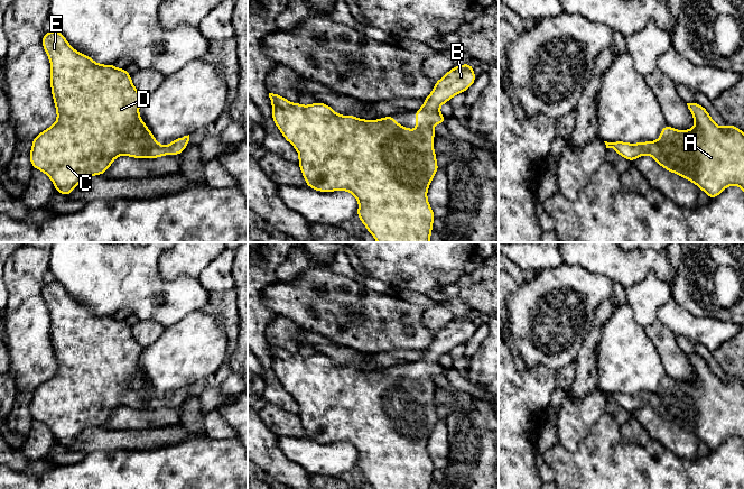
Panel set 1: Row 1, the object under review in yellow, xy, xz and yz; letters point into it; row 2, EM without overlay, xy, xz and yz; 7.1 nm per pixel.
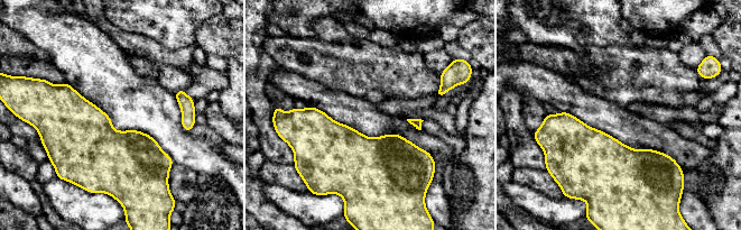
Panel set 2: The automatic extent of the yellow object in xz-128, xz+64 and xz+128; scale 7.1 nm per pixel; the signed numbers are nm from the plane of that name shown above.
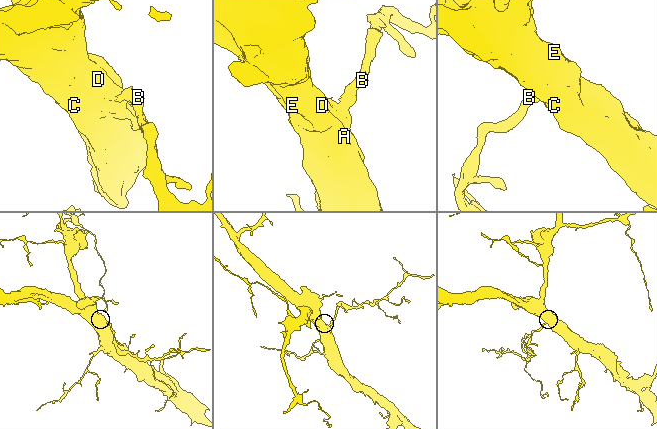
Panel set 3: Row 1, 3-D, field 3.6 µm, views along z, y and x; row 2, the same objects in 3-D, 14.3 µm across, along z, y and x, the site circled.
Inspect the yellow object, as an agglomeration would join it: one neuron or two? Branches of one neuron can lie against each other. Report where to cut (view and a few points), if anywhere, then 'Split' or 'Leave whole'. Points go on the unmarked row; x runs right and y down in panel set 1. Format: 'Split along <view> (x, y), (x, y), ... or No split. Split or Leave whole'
No split. Leave whole

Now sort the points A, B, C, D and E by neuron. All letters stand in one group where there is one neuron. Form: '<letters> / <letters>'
A B C D E

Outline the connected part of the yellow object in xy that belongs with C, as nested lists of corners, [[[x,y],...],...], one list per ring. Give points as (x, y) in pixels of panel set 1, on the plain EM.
[[[57,280],[44,285],[43,298],[50,312],[50,339],[57,372],[32,390],[29,410],[34,419],[44,423],[52,431],[56,443],[67,448],[83,431],[103,426],[118,407],[157,409],[180,406],[188,397],[189,386],[171,393],[168,397],[161,397],[155,390],[139,367],[142,347],[133,338],[131,326],[125,320],[117,320],[113,315],[97,315],[90,307],[80,305]]]

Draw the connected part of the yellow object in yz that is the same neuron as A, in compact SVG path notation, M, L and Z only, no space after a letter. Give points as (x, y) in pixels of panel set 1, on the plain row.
M687 354L687 357L695 371L691 381L676 381L666 376L657 393L638 395L604 393L606 399L613 399L619 407L631 413L641 406L650 406L664 421L695 434L710 450L717 449L729 436L738 437L744 442L744 385L742 381L728 375L720 379L704 358L697 354Z

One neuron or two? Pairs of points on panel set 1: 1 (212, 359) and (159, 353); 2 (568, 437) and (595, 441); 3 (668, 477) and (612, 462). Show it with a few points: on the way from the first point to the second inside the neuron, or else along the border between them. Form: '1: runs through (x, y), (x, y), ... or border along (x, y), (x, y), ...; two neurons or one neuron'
1: runs through (198, 354), (173, 354); one neuron
2: border along (600, 418), (575, 450), (567, 451), (558, 443); two neurons
3: runs through (654, 477), (625, 476); one neuron

